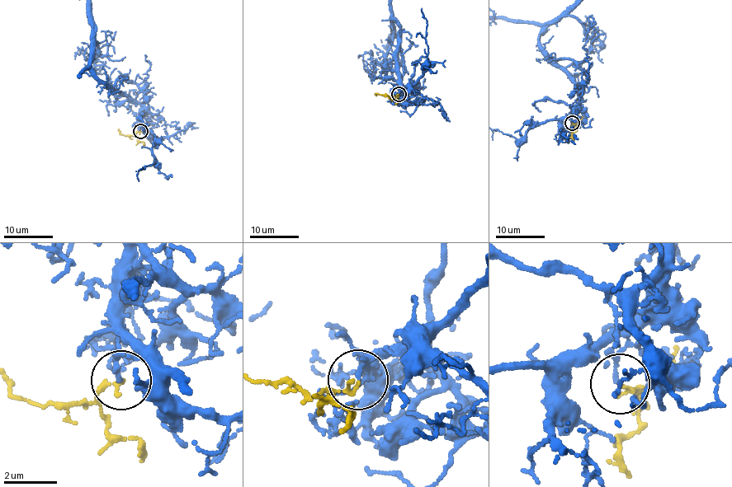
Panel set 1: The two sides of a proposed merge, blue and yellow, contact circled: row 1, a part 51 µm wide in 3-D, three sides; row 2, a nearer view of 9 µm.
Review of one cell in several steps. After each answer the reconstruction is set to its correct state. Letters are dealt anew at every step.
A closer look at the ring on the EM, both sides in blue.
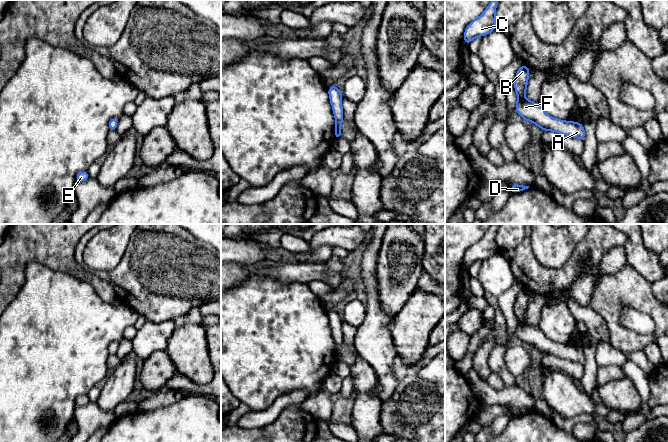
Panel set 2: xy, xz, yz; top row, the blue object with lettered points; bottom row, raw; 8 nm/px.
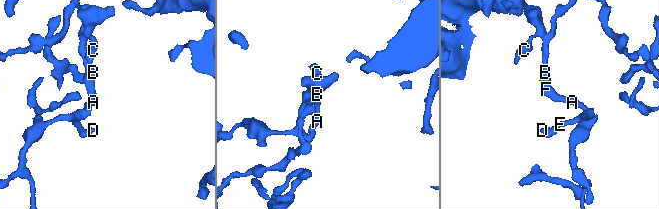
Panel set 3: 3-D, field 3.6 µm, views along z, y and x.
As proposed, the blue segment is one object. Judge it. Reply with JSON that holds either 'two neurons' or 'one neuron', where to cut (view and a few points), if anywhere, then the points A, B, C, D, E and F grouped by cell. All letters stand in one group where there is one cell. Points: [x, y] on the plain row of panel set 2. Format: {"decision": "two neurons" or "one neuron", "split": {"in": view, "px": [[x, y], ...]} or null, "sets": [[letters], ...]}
{"decision": "one neuron", "split": null, "sets": [["A", "B", "C", "D", "E", "F"]]}

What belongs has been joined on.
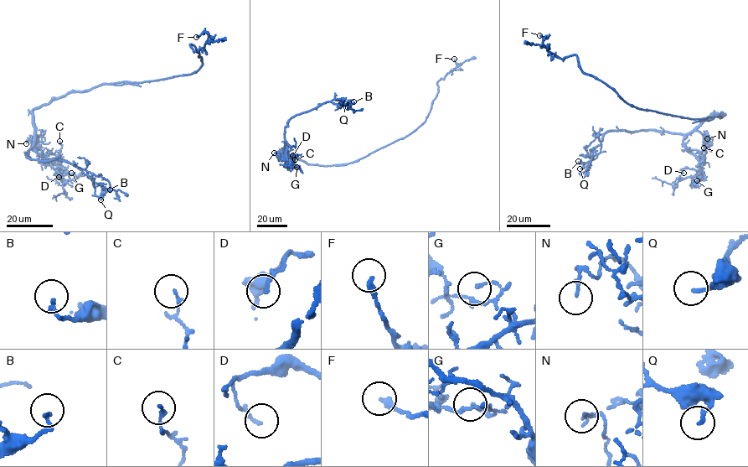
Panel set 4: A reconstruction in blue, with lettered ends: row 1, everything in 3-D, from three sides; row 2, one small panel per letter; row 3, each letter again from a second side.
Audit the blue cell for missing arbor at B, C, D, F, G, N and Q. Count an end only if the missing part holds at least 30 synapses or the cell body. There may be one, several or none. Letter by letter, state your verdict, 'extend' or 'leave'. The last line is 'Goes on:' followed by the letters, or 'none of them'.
B: leave
C: leave
D: leave
F: leave
G: leave
N: leave
Q: leave
Goes on: none of them

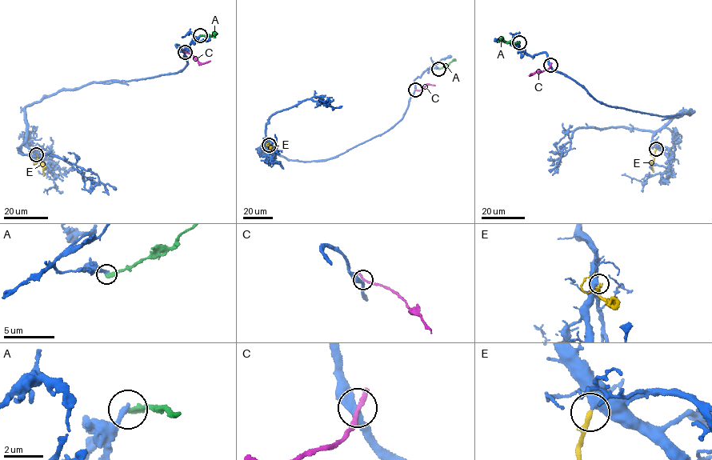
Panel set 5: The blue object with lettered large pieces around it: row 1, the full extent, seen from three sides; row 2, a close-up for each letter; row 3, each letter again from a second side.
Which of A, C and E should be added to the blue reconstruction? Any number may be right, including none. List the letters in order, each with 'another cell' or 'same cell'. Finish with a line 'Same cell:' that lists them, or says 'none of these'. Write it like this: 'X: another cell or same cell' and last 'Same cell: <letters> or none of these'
A: another cell
C: another cell
E: same cell
Same cell: E

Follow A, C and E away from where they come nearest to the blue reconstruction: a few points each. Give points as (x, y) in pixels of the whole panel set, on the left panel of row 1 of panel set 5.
A: (200, 35), (210, 36), (217, 34)
C: (184, 52), (191, 54), (200, 63), (210, 61)
E: (36, 154), (43, 169), (43, 175)

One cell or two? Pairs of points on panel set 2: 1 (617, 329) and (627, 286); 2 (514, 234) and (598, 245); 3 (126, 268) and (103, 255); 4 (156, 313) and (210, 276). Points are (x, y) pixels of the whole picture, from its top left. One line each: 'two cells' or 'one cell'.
1: one cell
2: two cells
3: two cells
4: one cell

